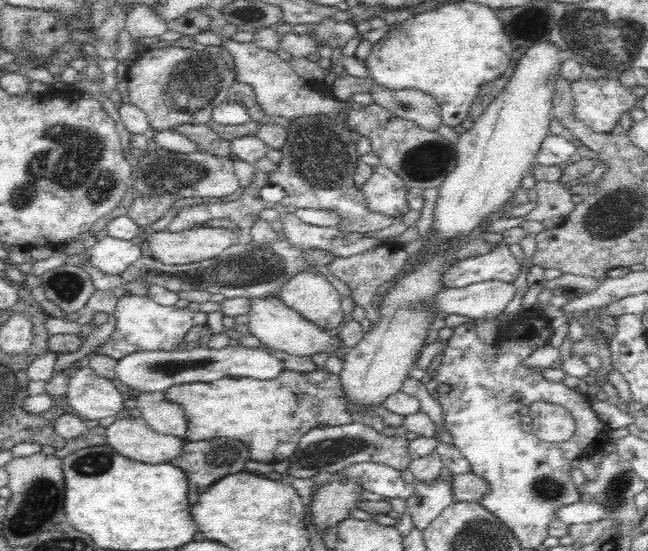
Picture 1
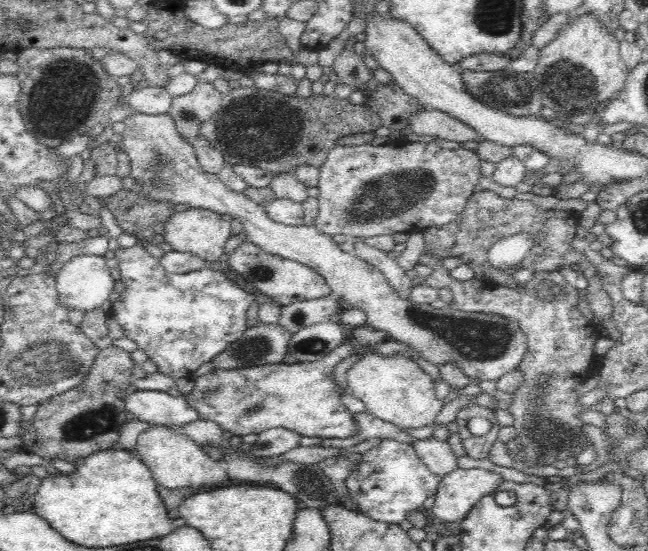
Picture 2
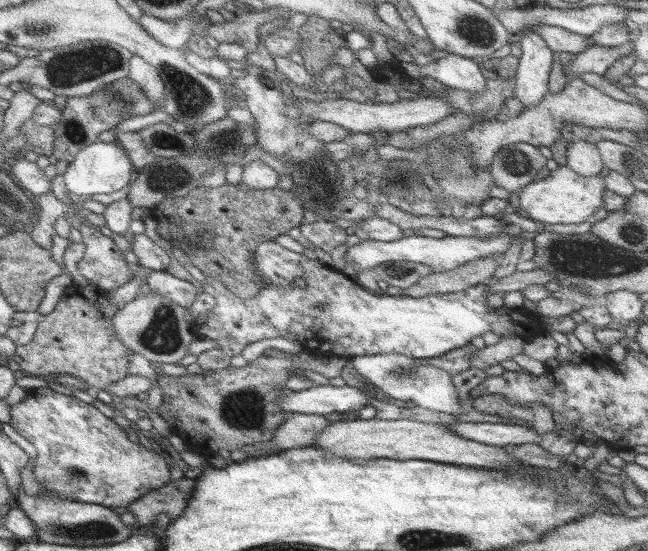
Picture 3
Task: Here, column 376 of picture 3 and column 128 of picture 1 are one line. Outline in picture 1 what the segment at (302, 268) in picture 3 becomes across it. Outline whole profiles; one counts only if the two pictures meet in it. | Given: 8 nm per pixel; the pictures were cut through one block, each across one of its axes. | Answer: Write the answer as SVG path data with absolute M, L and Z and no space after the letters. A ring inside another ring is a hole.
M125 294L119 298L113 310L114 330L110 334L110 338L92 350L92 355L101 354L110 356L119 361L124 356L128 356L134 352L142 351L172 351L178 348L179 344L185 343L184 336L200 324L207 323L207 314L192 309L178 308L174 306L162 306L152 301L148 296L136 296Z

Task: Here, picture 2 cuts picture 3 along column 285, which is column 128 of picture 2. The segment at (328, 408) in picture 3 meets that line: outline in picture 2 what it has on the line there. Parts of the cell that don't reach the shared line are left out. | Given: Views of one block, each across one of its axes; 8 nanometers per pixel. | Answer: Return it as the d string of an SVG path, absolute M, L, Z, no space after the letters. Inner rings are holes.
M137 390L123 398L126 413L156 426L184 426L199 420L198 414L184 396L172 397L166 392Z

